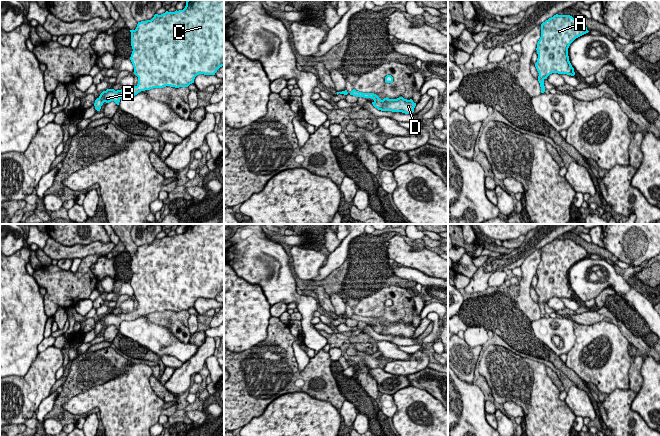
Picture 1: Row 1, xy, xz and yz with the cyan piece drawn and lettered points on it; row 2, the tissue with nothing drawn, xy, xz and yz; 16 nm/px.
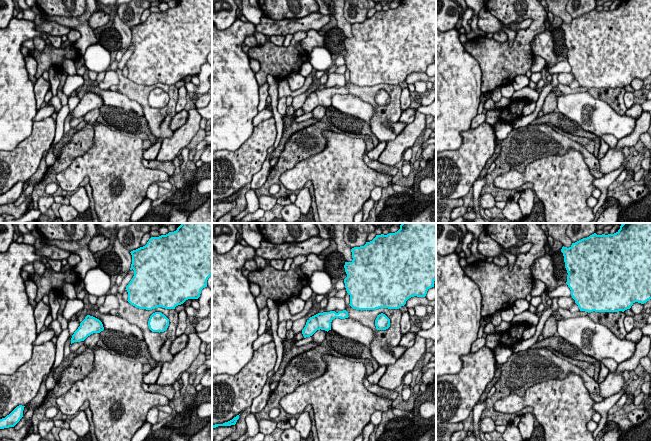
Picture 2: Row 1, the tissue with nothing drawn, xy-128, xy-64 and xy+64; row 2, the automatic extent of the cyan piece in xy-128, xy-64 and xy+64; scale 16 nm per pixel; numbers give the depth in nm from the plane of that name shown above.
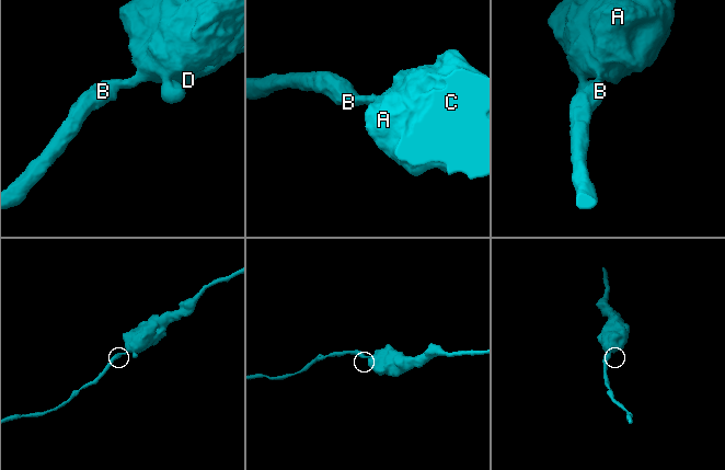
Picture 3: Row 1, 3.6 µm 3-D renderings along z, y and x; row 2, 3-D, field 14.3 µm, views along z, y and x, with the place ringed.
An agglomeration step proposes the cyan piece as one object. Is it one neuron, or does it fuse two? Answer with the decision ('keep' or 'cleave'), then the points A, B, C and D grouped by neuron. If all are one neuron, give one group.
keep; groups A B C D

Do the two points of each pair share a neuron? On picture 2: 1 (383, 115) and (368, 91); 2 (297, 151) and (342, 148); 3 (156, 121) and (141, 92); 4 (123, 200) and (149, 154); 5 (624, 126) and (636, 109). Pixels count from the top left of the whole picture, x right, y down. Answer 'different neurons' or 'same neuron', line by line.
1: same neuron
2: different neurons
3: same neuron
4: different neurons
5: different neurons

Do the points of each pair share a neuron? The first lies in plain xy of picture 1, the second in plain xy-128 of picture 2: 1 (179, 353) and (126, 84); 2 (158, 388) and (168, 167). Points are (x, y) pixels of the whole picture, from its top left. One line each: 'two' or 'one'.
1: two
2: one

